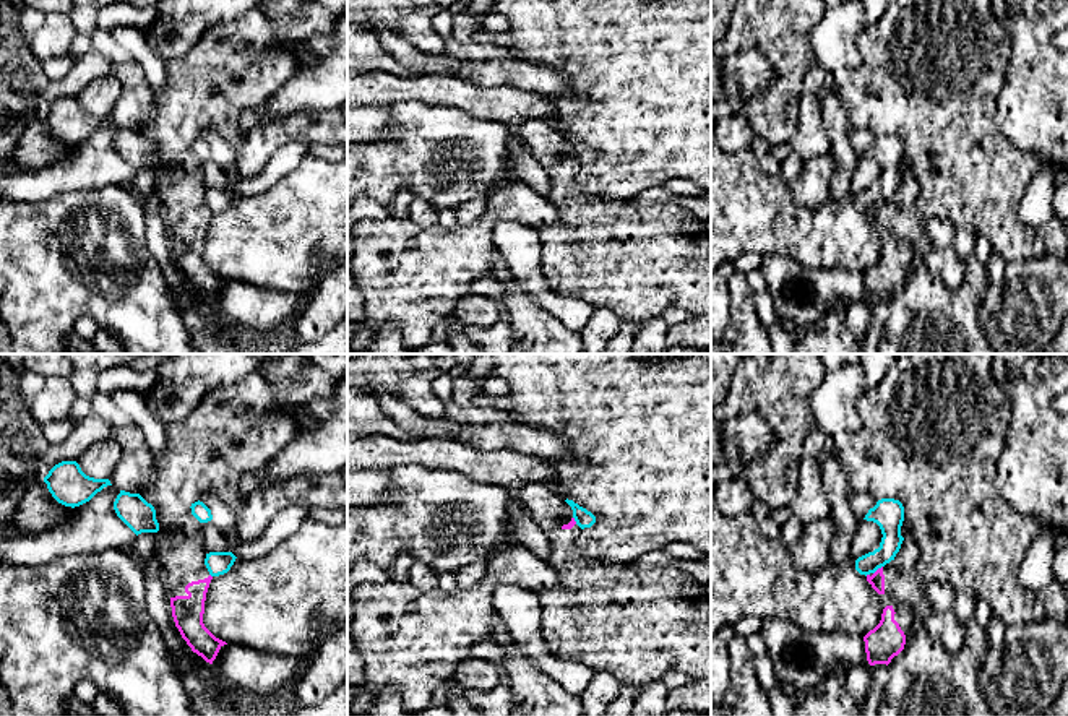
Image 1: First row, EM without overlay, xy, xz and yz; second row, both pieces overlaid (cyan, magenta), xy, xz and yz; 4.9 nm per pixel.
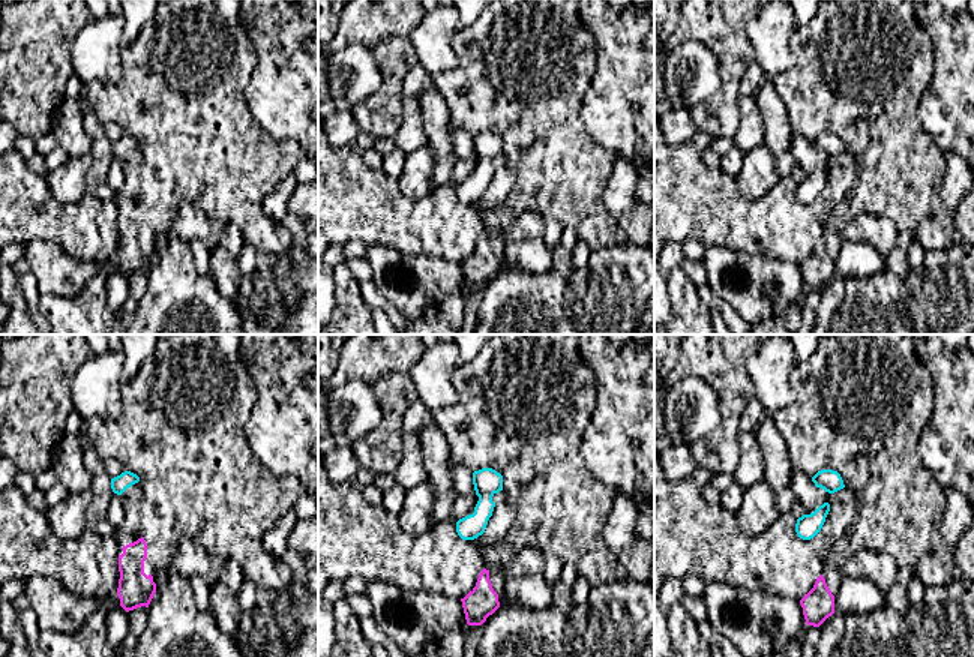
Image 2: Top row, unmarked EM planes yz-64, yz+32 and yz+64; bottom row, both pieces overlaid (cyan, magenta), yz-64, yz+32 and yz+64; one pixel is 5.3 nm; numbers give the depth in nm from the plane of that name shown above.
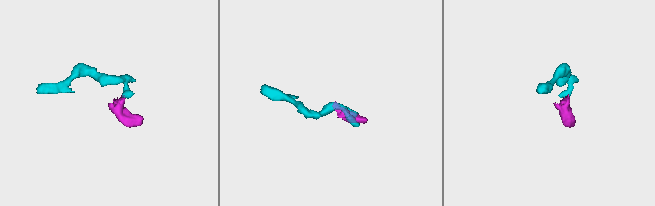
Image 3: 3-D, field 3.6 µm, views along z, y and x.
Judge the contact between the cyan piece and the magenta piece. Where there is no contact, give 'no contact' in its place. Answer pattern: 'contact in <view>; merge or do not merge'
contact in yz; do not merge

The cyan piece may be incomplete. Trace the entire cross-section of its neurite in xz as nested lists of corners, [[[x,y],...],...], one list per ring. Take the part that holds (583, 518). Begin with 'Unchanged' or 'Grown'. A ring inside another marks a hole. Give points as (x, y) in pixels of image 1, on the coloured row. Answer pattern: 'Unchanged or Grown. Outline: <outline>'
Unchanged. Outline: [[[565,500],[571,510],[573,510],[573,518],[576,521],[576,524],[584,529],[584,528],[591,528],[596,523],[596,516],[588,511],[586,508],[579,507],[578,503],[575,503],[573,500]]]

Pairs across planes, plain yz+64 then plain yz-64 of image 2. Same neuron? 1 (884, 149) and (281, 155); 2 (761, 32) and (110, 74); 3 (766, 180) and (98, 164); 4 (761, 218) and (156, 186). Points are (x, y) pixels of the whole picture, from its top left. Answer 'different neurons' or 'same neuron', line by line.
1: same neuron
2: same neuron
3: different neurons
4: different neurons

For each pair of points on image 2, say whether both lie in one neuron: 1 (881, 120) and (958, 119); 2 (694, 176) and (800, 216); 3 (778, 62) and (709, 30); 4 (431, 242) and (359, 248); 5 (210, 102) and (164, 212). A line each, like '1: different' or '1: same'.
1: different
2: same
3: different
4: different
5: same

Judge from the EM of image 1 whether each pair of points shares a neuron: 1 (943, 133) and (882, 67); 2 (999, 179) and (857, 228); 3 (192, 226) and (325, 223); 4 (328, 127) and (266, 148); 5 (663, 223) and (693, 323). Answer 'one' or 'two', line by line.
1: one
2: two
3: two
4: one
5: two

